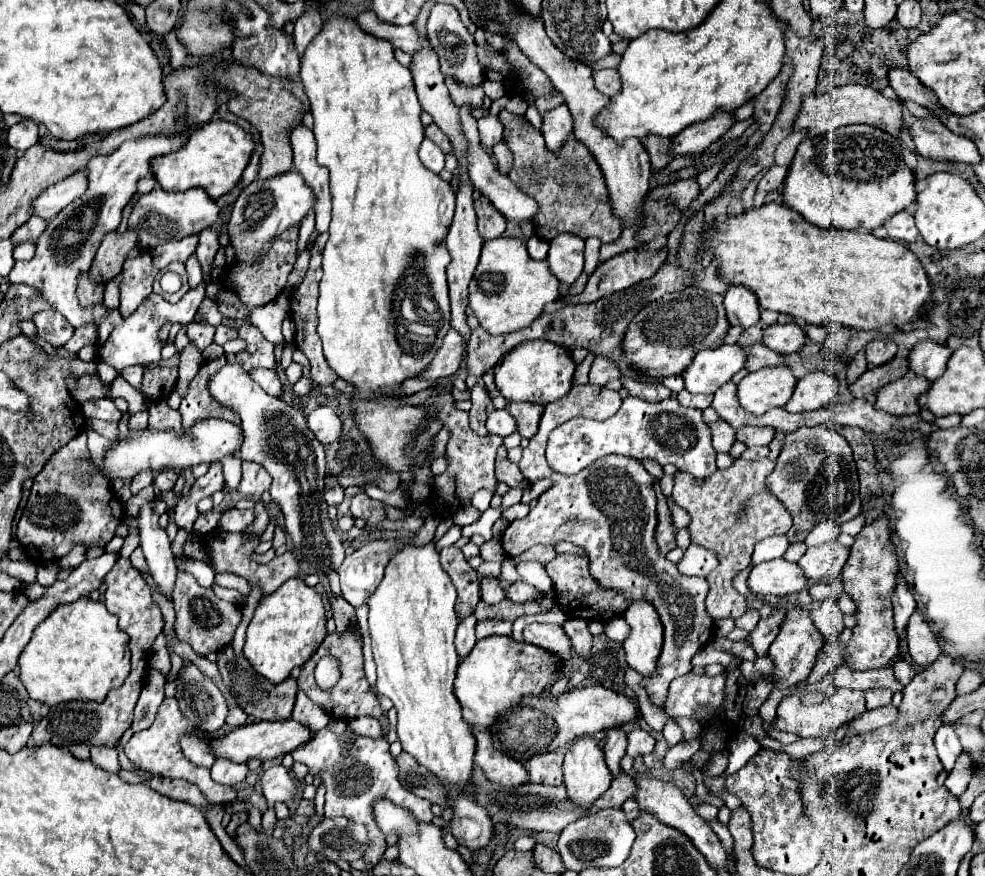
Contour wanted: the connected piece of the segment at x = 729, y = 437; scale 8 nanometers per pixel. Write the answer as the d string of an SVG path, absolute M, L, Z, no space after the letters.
M711 407L703 412L703 418L707 424L711 424L711 432L713 432L713 448L717 452L729 452L733 442L735 442L735 430L717 416L717 412Z

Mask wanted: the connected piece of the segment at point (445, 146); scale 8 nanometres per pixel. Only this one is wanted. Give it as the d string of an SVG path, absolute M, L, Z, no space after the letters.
M429 124L429 126L425 126L425 138L433 140L437 146L441 146L443 152L451 152L451 144L449 144L447 136L437 128L437 124Z

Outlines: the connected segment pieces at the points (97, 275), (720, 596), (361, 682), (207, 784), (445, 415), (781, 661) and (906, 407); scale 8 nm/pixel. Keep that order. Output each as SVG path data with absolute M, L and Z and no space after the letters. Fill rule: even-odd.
M127 230L125 234L119 234L119 232L105 234L105 238L97 250L97 256L93 260L93 266L89 270L91 280L99 282L99 284L113 280L121 272L127 252L135 244L137 244L137 234L133 230Z
M737 458L733 466L717 470L717 476L705 480L705 484L695 484L695 478L687 472L677 472L673 498L691 516L689 536L693 544L699 544L717 554L717 568L707 574L709 594L705 600L707 614L713 620L739 618L747 612L747 600L733 588L733 576L751 562L753 546L769 536L785 534L791 528L791 516L783 510L783 504L767 492L765 478L773 472L775 462L763 458L759 462L747 462Z
M355 624L355 628L349 628L347 632L343 634L327 634L323 644L319 646L319 650L315 652L315 656L311 656L303 666L301 666L301 676L297 678L297 686L301 692L305 692L315 704L319 704L325 712L329 712L333 718L341 718L341 720L351 720L351 718L357 718L357 716L373 716L373 718L379 718L383 714L381 706L379 706L379 700L377 700L377 694L371 690L367 678L365 678L365 672L363 672L363 664L365 664L365 658L363 658L363 638L361 638L361 632L359 632L359 624ZM323 656L335 656L339 660L339 670L341 670L341 678L339 682L329 688L329 690L321 690L317 684L315 684L315 678L313 678L313 672L315 672L315 666L317 662L323 658Z
M165 698L163 704L159 706L157 710L157 716L155 716L155 722L151 728L143 730L143 732L137 732L131 736L131 740L127 742L125 746L125 754L127 758L143 768L143 770L149 770L153 774L159 774L163 778L181 778L181 780L187 780L191 784L195 784L207 798L209 804L229 804L237 798L237 790L233 786L221 786L217 782L211 780L209 776L209 768L203 768L203 766L197 766L193 762L189 762L183 752L181 752L181 746L179 746L179 738L185 736L185 734L193 734L197 730L195 724L191 724L191 720L187 720L181 712L179 712L179 706L177 706L177 700L175 698Z
M441 390L437 396L437 404L433 404L433 408L437 410L435 418L441 420L449 430L451 430L451 440L447 444L447 458L449 458L449 466L441 476L435 476L435 504L443 504L443 506L451 506L451 508L459 508L467 498L471 498L477 490L487 488L491 492L495 492L497 480L495 480L495 454L497 448L503 444L503 440L499 436L479 436L471 430L469 426L469 414L461 412L455 408L455 400L451 396L451 392Z
M809 610L787 612L787 618L781 626L781 632L775 638L775 644L771 644L771 648L769 648L769 658L773 660L773 674L769 678L771 678L773 686L777 686L777 688L787 688L789 686L791 688L791 686L797 686L797 684L805 682L813 664L815 664L817 650L823 646L823 642L825 640L821 636L821 632L811 622Z
M907 372L903 378L895 380L893 384L887 384L879 390L875 408L881 408L889 414L907 416L917 414L921 408L917 404L917 398L931 388L931 380L923 380L923 376L915 376L913 372Z

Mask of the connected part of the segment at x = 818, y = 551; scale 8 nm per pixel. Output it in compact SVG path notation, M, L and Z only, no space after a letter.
M827 542L821 546L807 548L805 556L799 560L805 576L813 582L835 578L843 572L843 566L849 558L849 548L839 542Z

